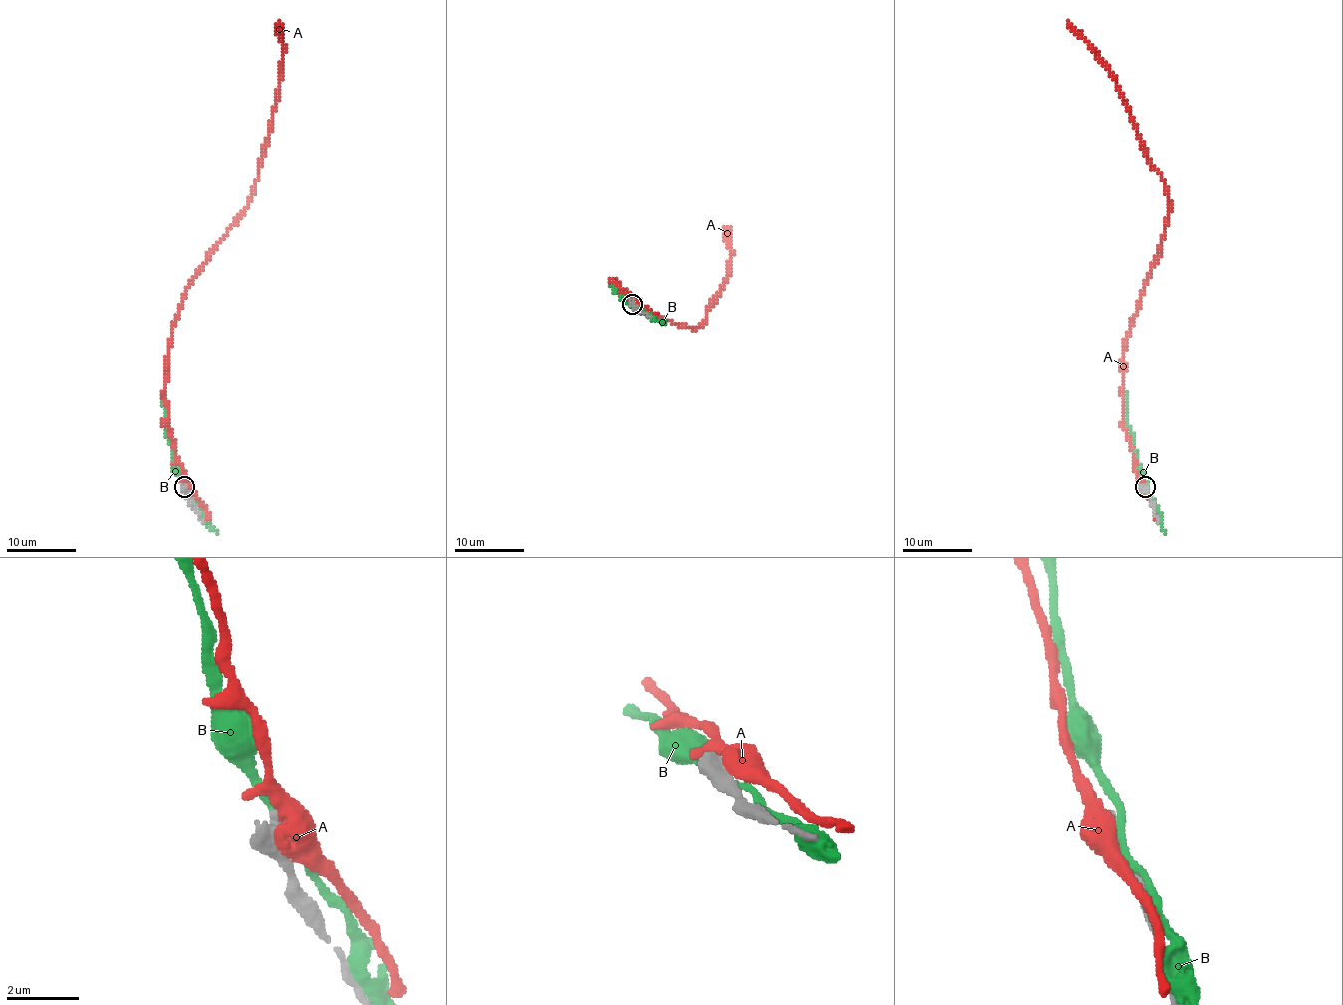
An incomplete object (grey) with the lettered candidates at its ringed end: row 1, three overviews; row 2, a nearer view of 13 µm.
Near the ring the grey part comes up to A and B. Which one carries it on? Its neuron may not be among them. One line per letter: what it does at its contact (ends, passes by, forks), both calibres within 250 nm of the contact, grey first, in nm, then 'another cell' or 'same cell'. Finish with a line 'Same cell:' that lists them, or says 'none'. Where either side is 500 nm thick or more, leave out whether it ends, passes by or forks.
A: 550 nm thick on the grey side, 460 nm on the other; another cell
B: 550 nm thick on the grey side, 200 nm on the other; another cell
Same cell: none

